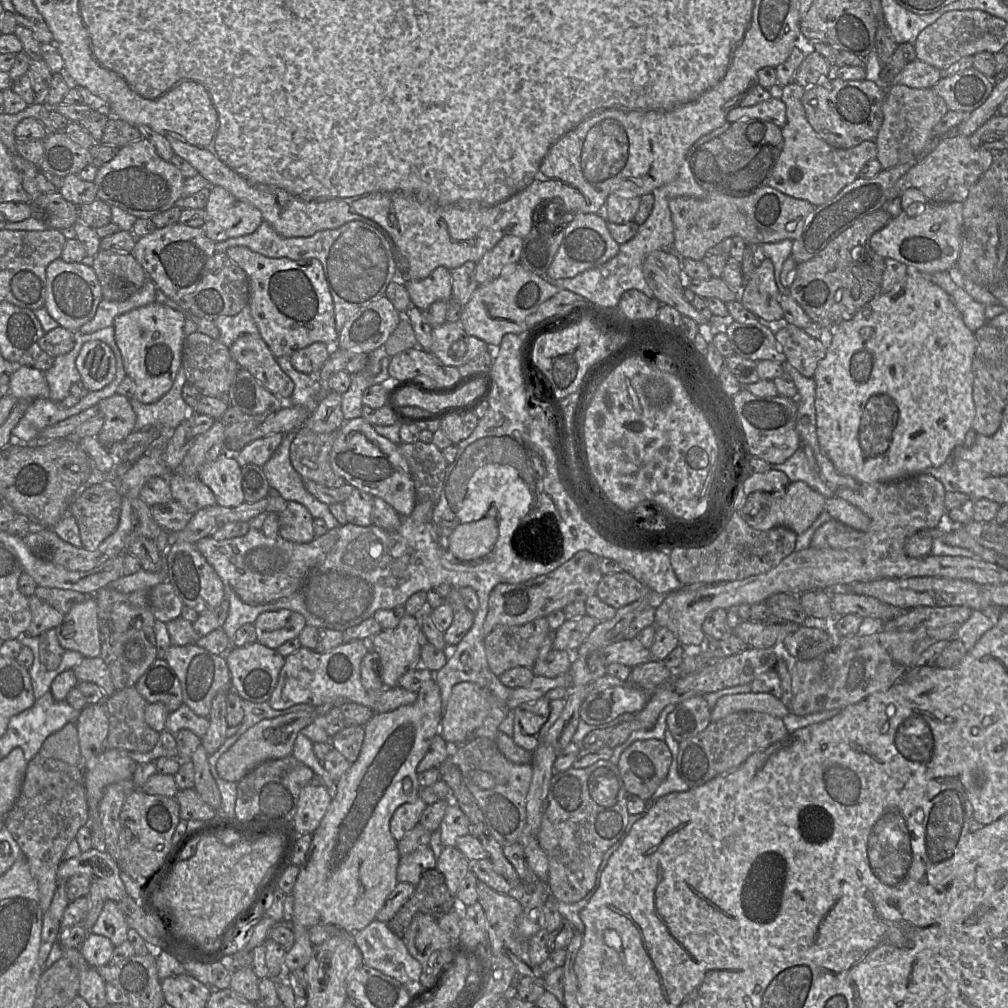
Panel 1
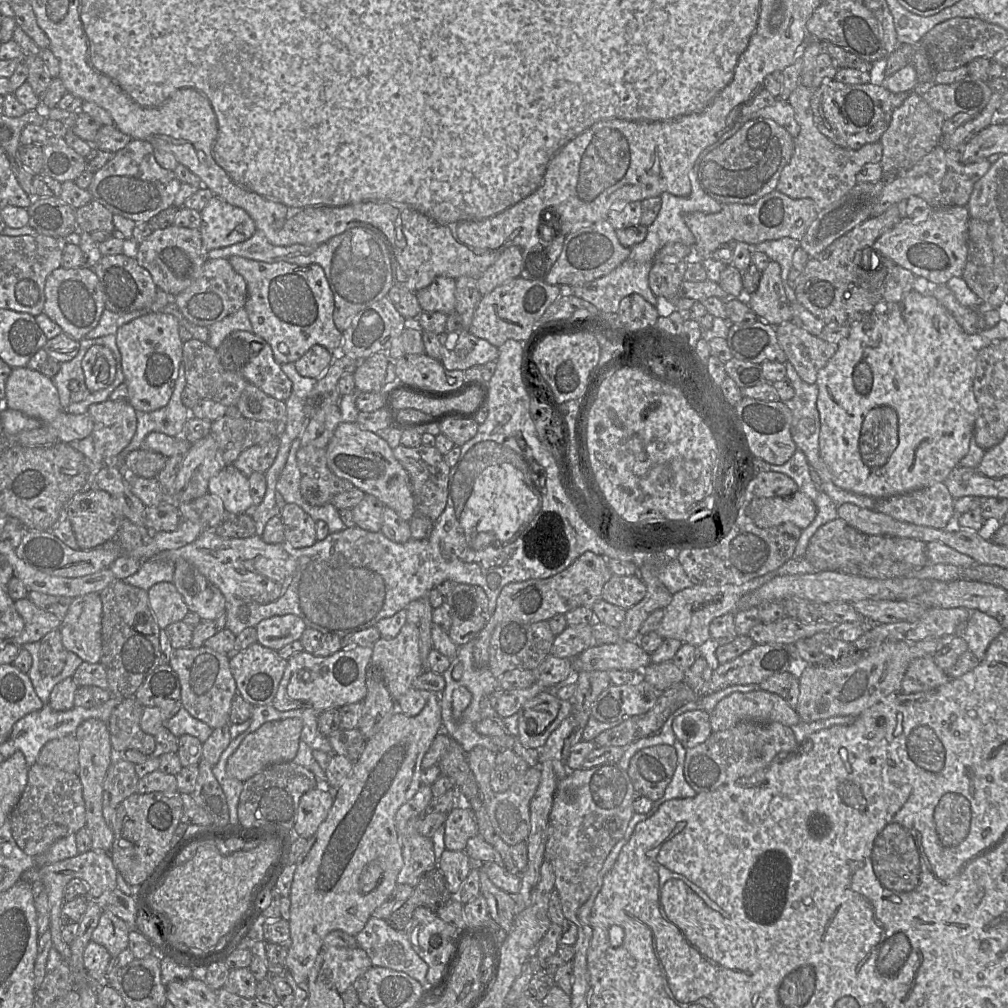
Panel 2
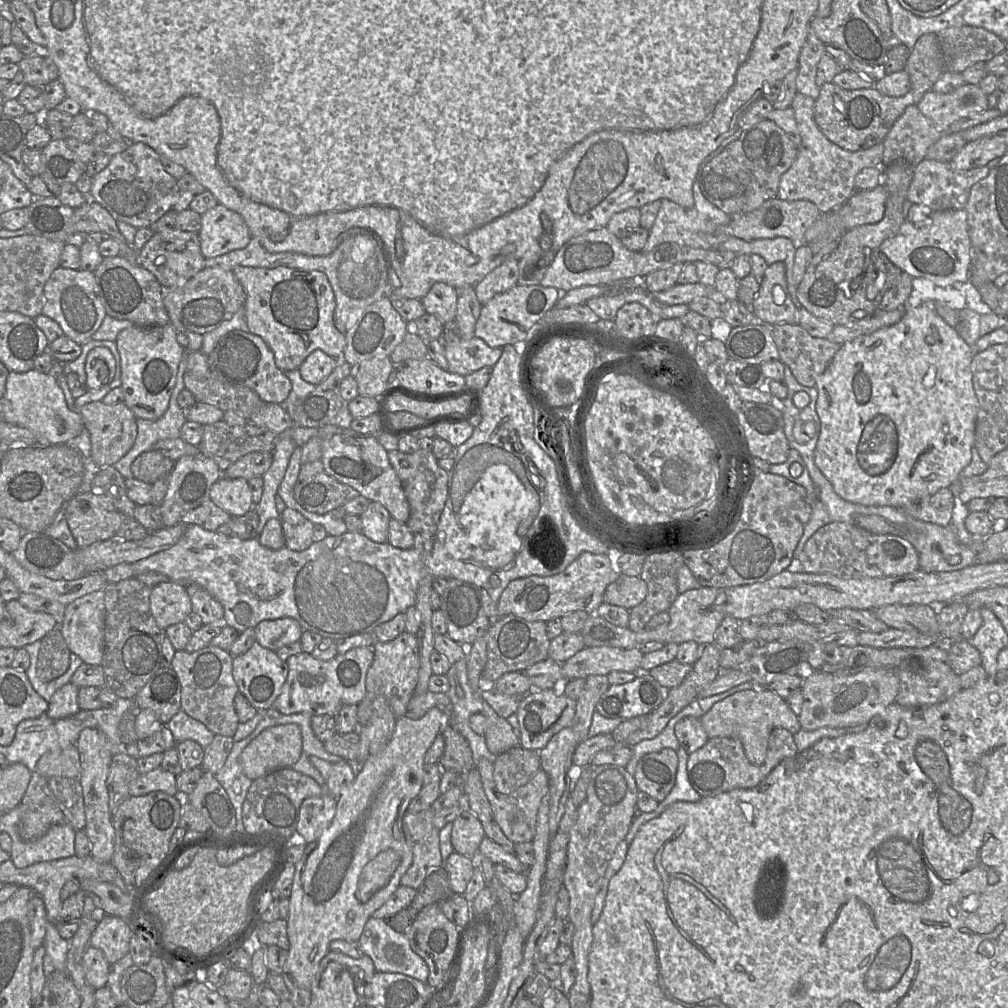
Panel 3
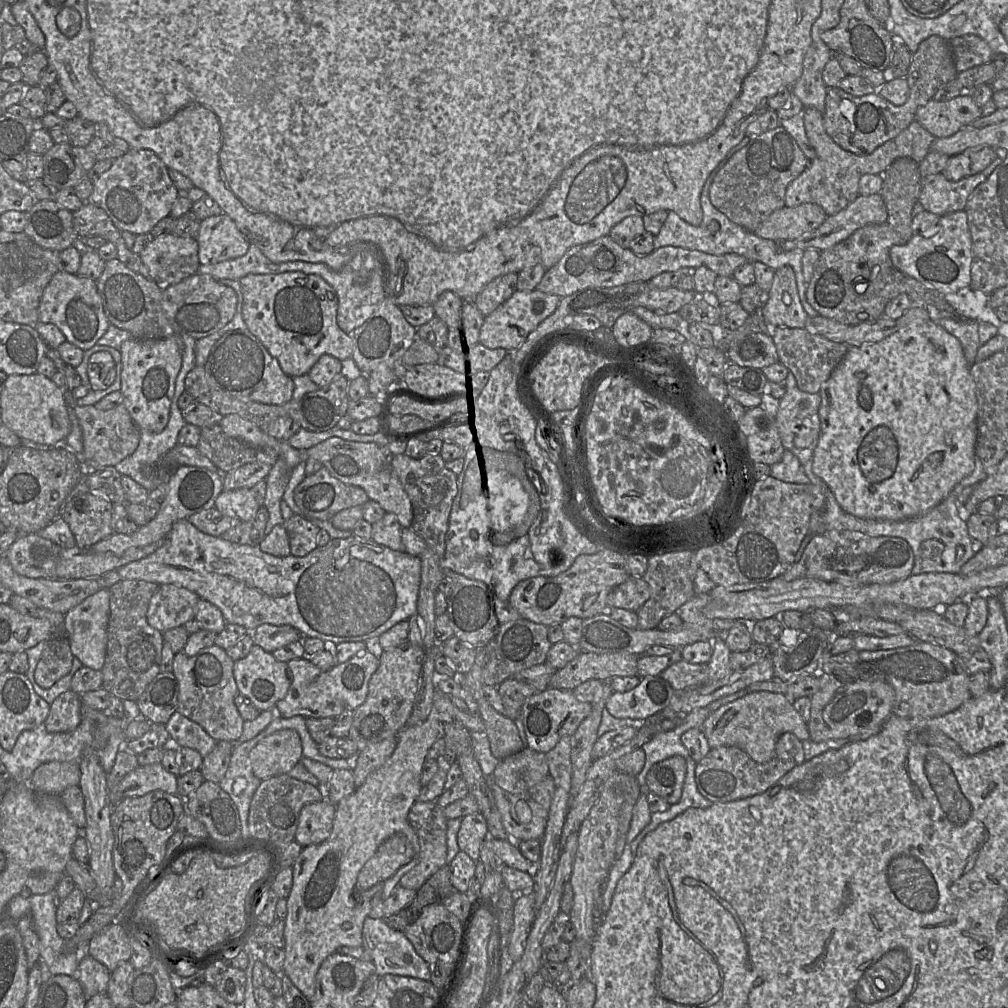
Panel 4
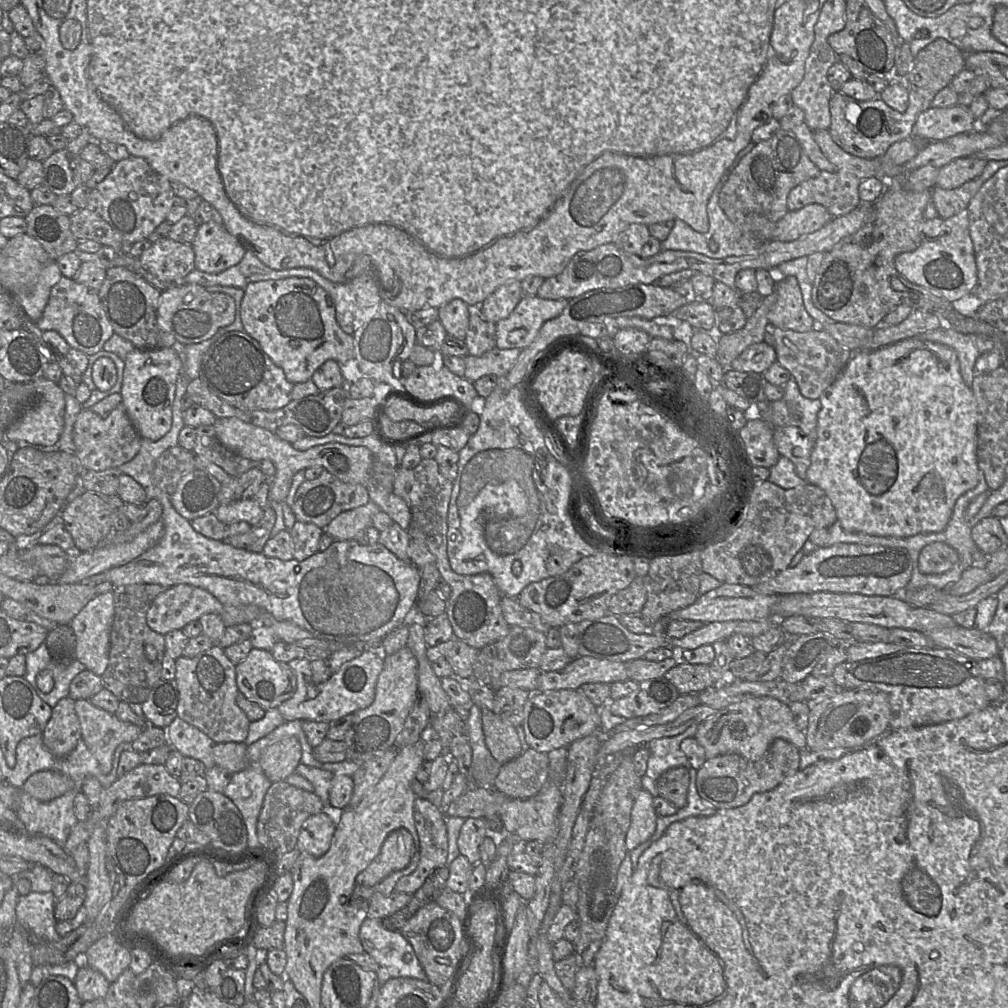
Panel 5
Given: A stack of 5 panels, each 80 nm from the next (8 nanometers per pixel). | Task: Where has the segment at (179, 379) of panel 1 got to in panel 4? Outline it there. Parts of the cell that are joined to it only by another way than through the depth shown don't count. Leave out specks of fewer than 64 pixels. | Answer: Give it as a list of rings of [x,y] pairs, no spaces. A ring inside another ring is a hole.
[[[173,395],[169,421],[160,433],[140,431],[139,445],[135,452],[115,465],[122,476],[129,476],[147,491],[160,484],[160,459],[178,444],[178,435],[186,424],[178,400]]]

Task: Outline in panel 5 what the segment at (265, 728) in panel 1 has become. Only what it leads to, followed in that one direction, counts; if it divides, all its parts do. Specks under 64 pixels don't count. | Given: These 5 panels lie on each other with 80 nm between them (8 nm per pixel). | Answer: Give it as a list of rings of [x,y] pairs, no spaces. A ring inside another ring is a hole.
[[[286,736],[264,748],[260,756],[260,766],[272,783],[284,781],[287,776],[295,773],[301,753],[298,739]]]

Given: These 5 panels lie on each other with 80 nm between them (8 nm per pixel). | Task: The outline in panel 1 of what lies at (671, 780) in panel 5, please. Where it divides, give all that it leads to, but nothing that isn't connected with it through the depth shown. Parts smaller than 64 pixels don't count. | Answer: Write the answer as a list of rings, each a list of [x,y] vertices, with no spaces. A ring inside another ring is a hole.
[[[637,740],[622,753],[618,768],[629,794],[649,800],[667,778],[672,762],[665,740]]]

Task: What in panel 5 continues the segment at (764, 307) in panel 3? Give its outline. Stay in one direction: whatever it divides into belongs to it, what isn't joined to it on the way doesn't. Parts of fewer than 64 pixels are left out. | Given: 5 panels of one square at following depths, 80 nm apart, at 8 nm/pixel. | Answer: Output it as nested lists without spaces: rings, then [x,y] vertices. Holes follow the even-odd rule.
[[[775,276],[777,301],[768,312],[768,321],[774,327],[808,332],[817,327],[807,313],[798,280],[794,276]]]

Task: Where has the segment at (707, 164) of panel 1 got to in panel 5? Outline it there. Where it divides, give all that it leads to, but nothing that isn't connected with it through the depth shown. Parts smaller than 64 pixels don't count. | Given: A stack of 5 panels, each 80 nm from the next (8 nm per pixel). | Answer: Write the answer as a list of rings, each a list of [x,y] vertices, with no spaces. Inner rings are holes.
[[[779,129],[770,139],[761,141],[745,154],[731,172],[719,194],[719,205],[729,220],[749,238],[761,243],[773,240],[773,231],[777,222],[788,212],[789,192],[805,180],[819,175],[821,170],[805,153],[801,142],[790,130]]]

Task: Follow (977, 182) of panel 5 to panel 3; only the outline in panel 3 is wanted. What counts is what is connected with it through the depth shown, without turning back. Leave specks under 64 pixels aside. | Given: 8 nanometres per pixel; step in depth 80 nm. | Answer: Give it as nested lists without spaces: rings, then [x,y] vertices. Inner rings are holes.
[[[924,158],[914,167],[906,200],[913,204],[923,204],[933,211],[965,209],[973,185],[984,179],[989,171],[987,165],[967,171],[958,171],[953,169],[949,162]]]

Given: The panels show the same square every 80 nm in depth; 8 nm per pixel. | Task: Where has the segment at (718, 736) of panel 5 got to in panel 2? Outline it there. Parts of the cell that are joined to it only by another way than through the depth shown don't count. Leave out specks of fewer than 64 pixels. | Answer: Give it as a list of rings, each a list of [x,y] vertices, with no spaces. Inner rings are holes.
[[[759,689],[748,693],[735,692],[717,703],[709,714],[712,732],[727,730],[742,721],[779,722],[791,728],[798,724],[801,719],[798,713],[786,703],[785,699],[774,693]]]

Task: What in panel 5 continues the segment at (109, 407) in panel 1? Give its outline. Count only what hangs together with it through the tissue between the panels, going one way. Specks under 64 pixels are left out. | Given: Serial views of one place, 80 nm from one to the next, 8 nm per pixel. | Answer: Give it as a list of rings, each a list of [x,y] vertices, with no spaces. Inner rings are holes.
[[[122,404],[105,417],[99,416],[90,408],[82,408],[74,423],[72,437],[74,454],[83,471],[104,471],[129,462],[139,452],[142,438]]]

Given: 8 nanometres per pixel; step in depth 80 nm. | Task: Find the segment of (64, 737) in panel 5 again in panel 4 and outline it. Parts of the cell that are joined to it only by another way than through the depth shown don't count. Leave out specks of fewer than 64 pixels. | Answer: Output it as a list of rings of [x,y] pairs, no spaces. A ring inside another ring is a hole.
[[[72,690],[60,694],[51,704],[44,722],[50,733],[71,732],[81,722],[80,696]]]

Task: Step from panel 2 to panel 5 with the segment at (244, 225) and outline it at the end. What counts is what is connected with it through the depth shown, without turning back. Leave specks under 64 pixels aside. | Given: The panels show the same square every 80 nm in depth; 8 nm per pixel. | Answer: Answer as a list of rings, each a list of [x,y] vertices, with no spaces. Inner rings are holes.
[[[207,222],[198,227],[192,242],[195,268],[217,274],[237,265],[247,249],[223,224]]]

